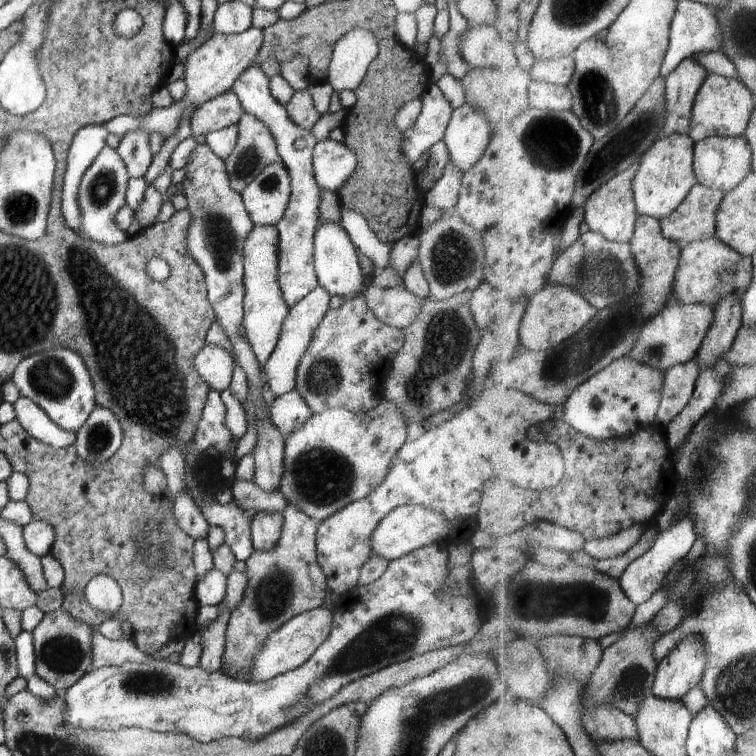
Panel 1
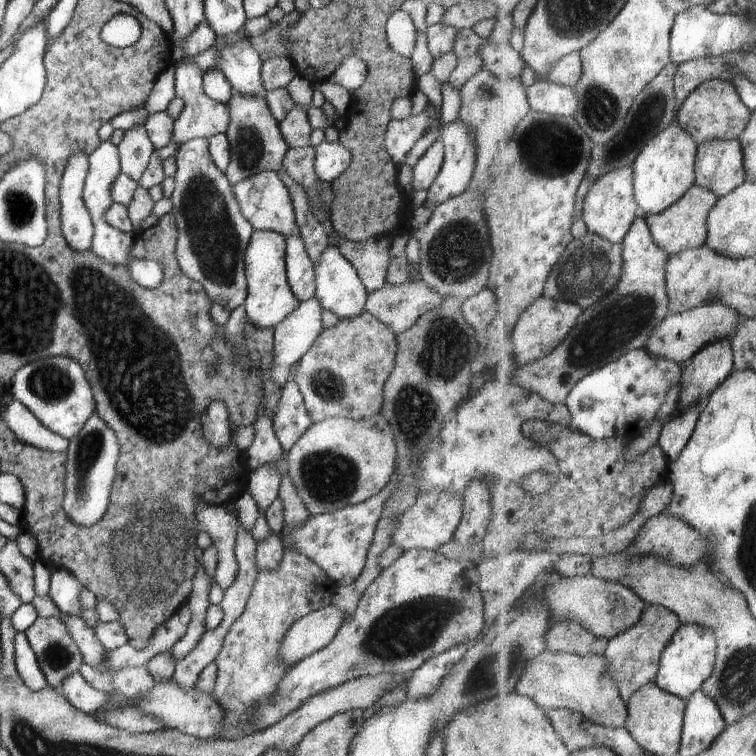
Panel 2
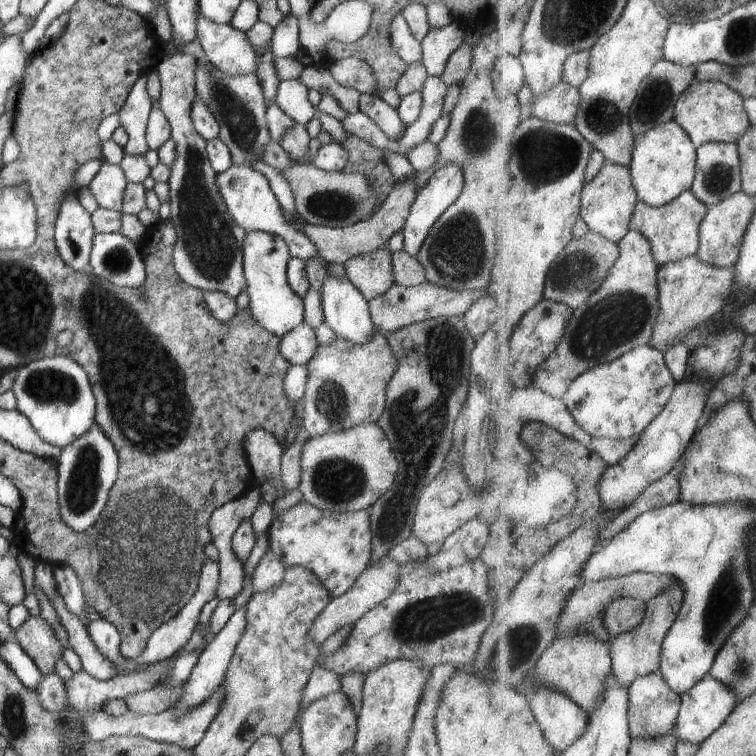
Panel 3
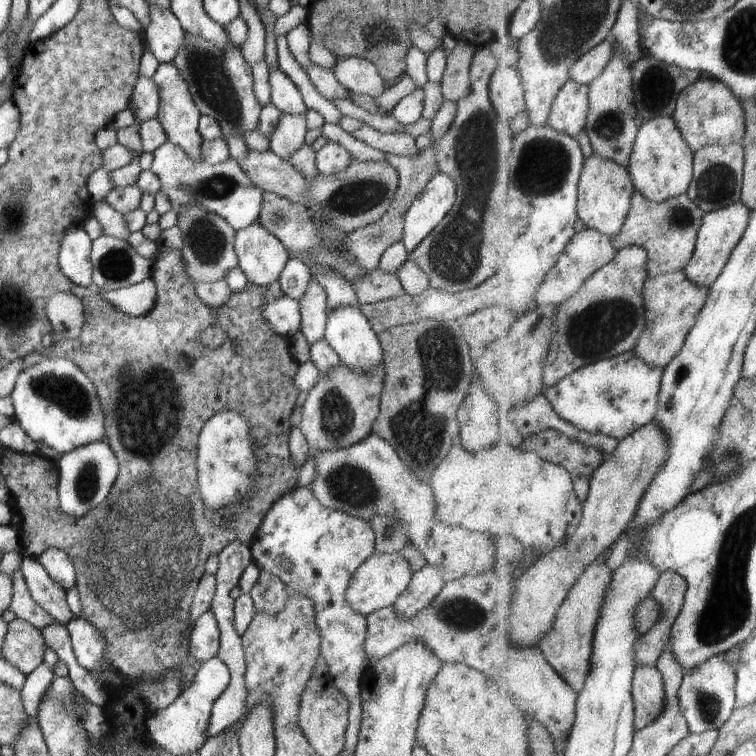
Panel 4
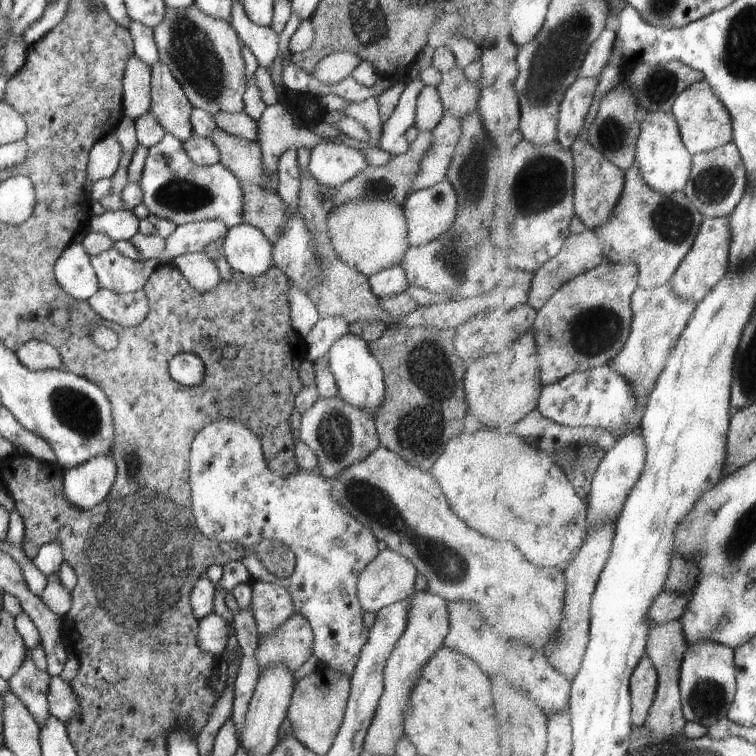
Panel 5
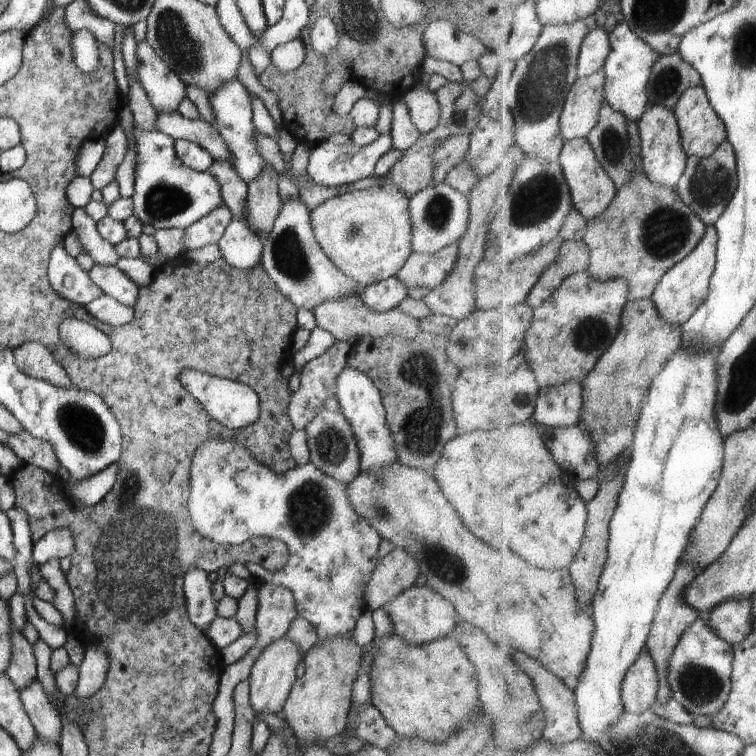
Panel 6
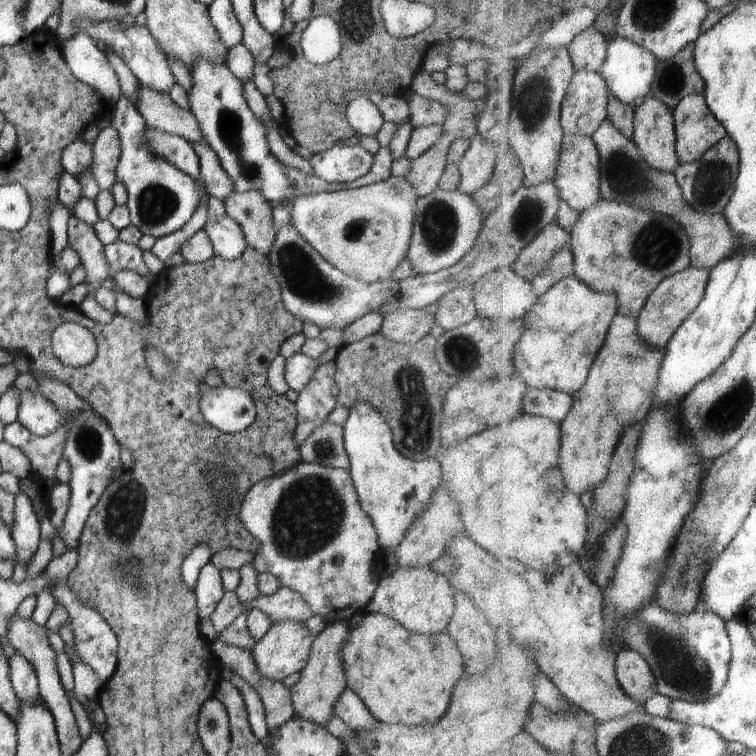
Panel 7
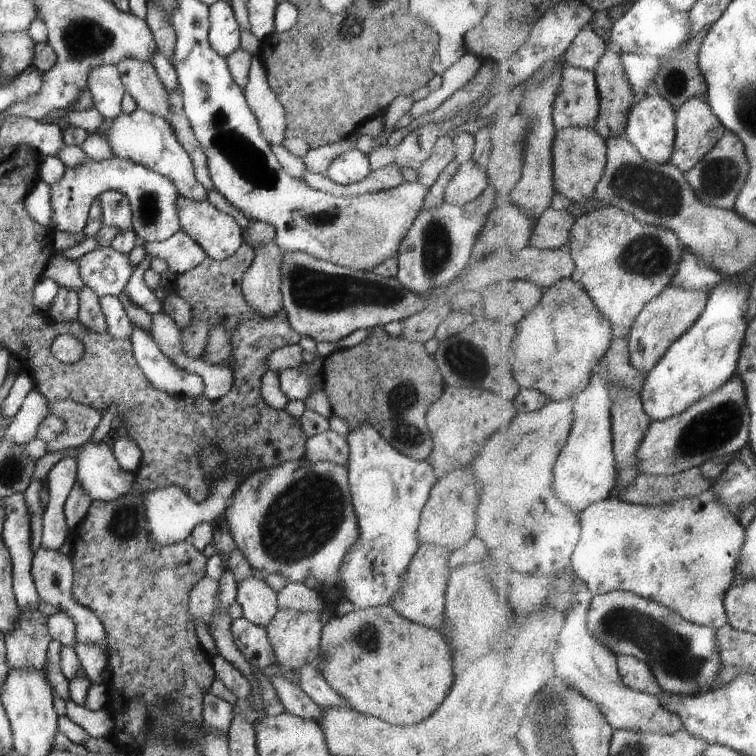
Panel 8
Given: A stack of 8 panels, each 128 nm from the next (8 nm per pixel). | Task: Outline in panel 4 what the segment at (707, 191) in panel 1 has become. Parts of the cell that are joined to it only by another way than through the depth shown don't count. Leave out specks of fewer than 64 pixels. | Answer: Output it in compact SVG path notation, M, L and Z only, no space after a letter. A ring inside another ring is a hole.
M636 190L627 223L623 231L613 240L619 251L631 246L642 246L648 252L650 278L680 272L694 260L706 213L695 200L692 200L689 192L666 202L656 202L656 200L648 200L647 196Z

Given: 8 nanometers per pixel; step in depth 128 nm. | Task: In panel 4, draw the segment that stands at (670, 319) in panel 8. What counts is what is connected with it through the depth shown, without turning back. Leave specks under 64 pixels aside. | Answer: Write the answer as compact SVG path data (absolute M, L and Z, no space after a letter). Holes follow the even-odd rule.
M742 200L720 210L710 211L705 214L703 227L701 228L694 260L686 268L690 280L694 280L698 286L711 288L723 275L724 270L731 262L732 255L744 238L748 225L751 222L753 210Z

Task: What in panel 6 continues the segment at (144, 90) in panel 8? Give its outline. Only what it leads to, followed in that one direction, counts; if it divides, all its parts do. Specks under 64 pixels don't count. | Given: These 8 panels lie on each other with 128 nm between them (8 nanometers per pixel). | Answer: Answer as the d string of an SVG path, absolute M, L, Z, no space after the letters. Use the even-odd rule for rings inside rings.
M157 112L156 116L158 116L158 120L156 120L158 132L163 132L170 138L184 139L199 144L210 156L222 160L222 162L228 162L232 166L233 156L230 154L226 142L222 140L222 136L218 132L214 132L214 128L210 126L209 122L202 118L188 120L180 112L170 112L170 114Z

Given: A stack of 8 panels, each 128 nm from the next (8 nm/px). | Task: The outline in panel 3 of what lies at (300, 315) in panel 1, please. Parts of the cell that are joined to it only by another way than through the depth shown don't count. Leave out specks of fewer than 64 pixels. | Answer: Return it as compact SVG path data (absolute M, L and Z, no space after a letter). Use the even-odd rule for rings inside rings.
M303 322L280 341L281 355L292 365L307 365L319 347L315 331Z

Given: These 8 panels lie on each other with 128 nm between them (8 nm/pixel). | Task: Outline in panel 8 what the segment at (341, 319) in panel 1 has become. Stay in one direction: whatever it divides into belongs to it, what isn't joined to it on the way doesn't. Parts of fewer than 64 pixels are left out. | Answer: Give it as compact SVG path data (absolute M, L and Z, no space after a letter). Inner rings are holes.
M332 430L308 438L305 445L305 460L312 463L328 462L347 467L349 447L347 441Z

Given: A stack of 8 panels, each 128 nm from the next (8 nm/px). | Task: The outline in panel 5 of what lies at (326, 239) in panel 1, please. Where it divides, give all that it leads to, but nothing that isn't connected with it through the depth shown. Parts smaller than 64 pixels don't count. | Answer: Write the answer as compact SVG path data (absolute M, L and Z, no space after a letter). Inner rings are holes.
M347 332L330 346L328 363L338 389L337 397L348 402L352 408L368 410L376 418L378 408L384 400L384 371L376 360L376 356L370 352L368 344L369 342L364 342L364 338Z

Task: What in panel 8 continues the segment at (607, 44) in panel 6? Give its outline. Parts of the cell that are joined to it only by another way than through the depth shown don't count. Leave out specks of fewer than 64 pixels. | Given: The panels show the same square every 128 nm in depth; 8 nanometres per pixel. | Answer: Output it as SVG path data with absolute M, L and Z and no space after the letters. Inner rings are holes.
M588 25L567 50L565 57L568 65L594 71L602 62L608 49L606 40L591 25Z

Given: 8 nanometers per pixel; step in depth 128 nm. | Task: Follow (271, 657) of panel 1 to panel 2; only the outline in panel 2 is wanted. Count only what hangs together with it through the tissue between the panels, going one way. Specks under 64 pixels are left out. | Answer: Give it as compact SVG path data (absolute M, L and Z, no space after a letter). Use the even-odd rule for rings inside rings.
M330 604L297 620L284 634L284 644L280 644L280 663L292 666L326 648L338 634L345 617L338 606Z

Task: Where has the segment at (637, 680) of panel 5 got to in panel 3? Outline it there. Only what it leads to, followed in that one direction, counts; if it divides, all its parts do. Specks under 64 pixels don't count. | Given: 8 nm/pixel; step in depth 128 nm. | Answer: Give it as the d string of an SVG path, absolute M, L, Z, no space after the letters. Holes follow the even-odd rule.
M654 672L648 676L642 676L631 687L631 732L634 738L654 738L667 735L675 731L679 724L680 712L683 707L683 695L676 692L662 672Z

